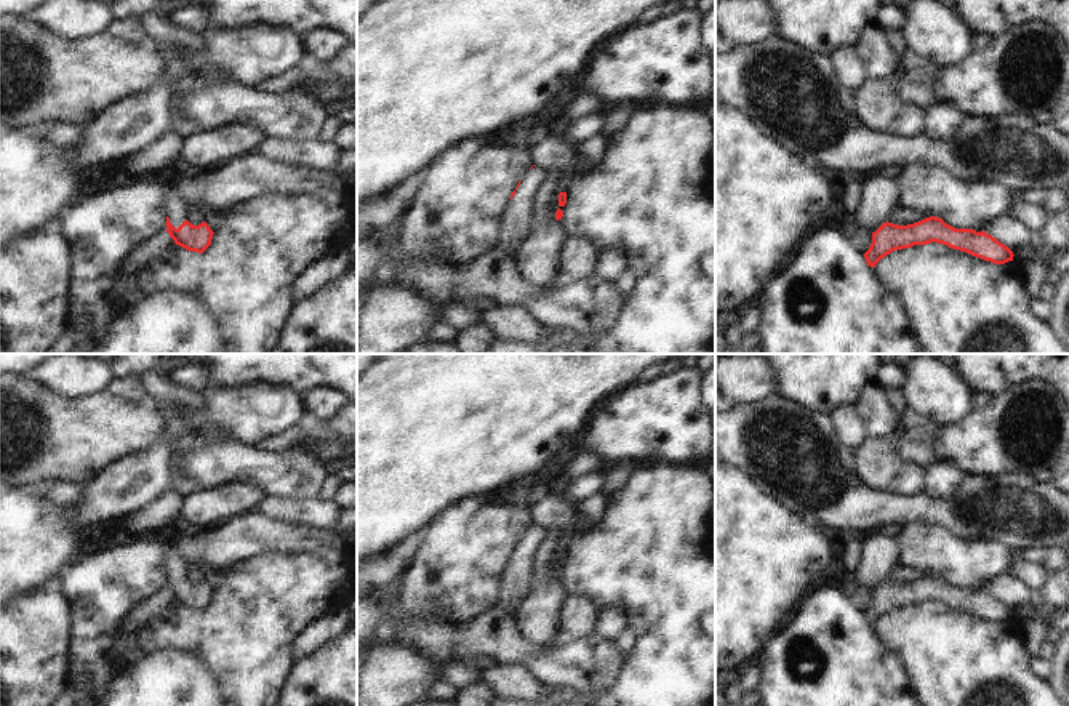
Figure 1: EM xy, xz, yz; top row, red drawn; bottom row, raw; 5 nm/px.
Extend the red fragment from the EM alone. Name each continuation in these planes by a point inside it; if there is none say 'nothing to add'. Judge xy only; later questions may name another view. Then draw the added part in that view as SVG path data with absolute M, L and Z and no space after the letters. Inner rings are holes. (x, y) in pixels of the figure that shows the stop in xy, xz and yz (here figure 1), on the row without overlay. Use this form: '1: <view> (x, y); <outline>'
1: xy (176, 569); M176 543L170 544L170 551L165 560L165 568L173 586L179 586L187 578L187 565L176 552Z

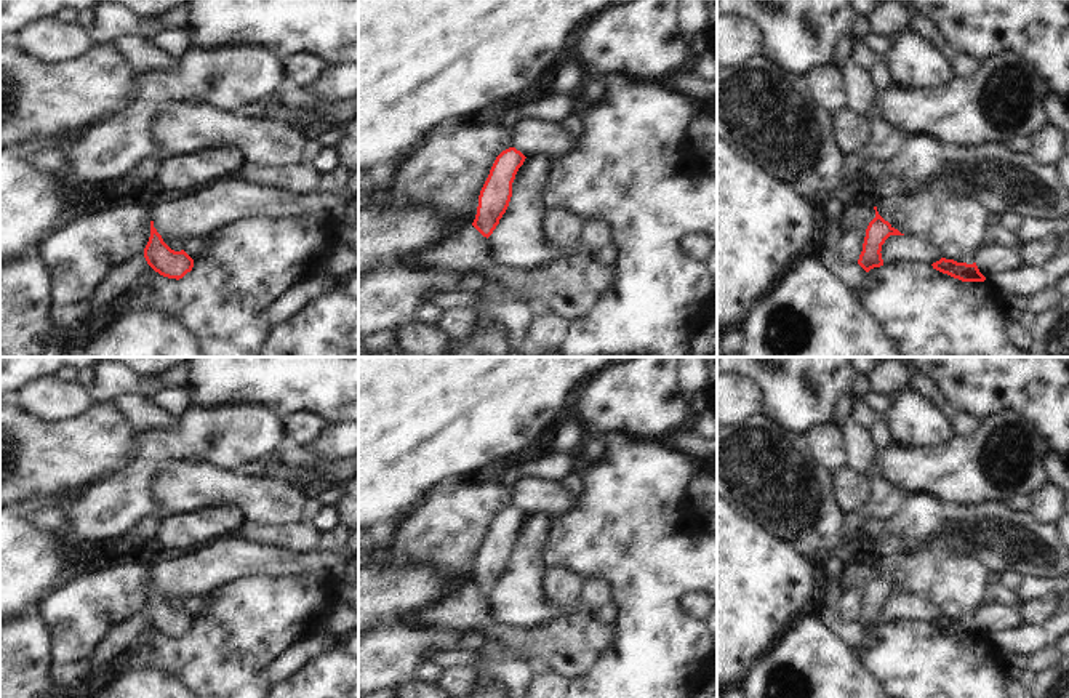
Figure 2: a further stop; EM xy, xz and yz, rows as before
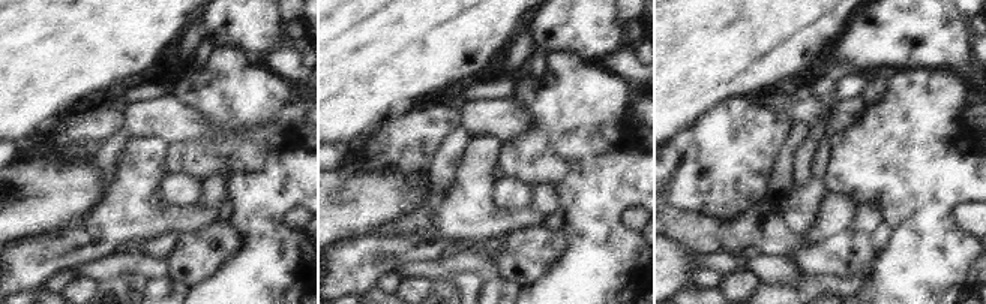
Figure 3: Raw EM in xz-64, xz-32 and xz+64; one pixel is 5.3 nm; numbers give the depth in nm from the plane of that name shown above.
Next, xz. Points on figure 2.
1: xz (568, 645); M472 583L446 602L413 616L411 626L446 631L475 631L498 639L509 648L523 648L539 658L541 669L549 669L568 680L592 668L613 644L616 626L602 624L594 615L571 613L541 628L514 628L493 621L486 610L486 596Z

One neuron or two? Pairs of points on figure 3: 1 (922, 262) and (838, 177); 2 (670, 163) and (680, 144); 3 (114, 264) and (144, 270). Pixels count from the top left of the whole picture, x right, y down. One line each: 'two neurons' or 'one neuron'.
1: one neuron
2: one neuron
3: one neuron

